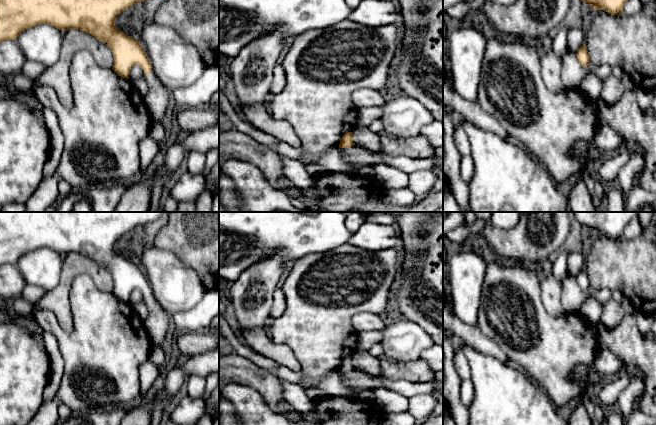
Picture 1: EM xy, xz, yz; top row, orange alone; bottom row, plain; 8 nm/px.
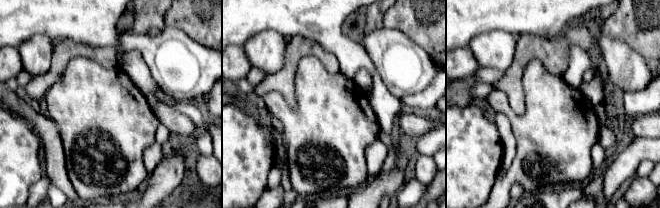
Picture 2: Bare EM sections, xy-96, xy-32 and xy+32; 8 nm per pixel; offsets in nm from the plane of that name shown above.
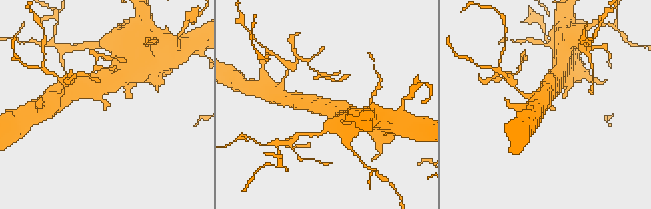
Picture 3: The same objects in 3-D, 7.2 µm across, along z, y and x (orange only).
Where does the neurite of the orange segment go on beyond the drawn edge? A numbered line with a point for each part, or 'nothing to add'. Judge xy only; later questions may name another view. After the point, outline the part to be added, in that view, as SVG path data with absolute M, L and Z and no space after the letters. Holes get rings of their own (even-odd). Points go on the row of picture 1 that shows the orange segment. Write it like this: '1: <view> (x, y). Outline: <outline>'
1: xy (157, 99). Outline: M153 71L146 75L146 82L148 84L148 92L143 97L144 102L150 110L152 120L162 123L170 103L169 93Z

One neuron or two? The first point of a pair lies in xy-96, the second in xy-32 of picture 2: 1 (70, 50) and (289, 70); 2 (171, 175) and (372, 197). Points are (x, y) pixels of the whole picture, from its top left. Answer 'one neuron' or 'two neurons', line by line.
1: one neuron
2: one neuron

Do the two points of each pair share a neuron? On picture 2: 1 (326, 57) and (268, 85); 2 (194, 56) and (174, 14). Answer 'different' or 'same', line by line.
1: same
2: different

